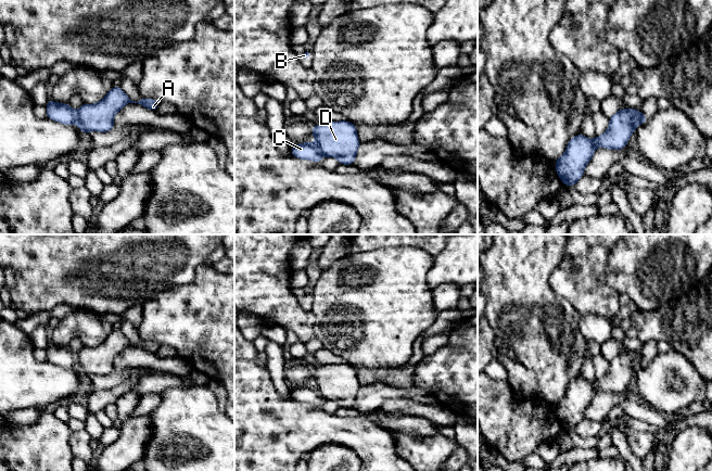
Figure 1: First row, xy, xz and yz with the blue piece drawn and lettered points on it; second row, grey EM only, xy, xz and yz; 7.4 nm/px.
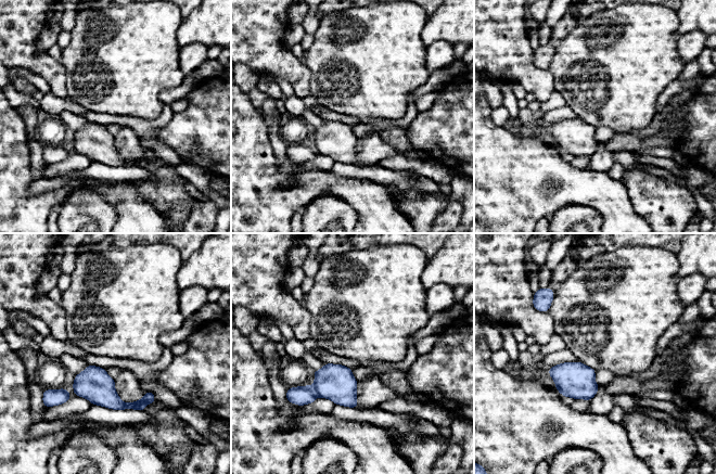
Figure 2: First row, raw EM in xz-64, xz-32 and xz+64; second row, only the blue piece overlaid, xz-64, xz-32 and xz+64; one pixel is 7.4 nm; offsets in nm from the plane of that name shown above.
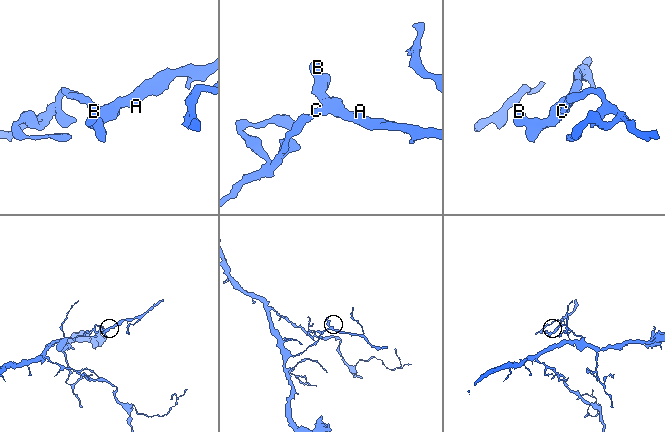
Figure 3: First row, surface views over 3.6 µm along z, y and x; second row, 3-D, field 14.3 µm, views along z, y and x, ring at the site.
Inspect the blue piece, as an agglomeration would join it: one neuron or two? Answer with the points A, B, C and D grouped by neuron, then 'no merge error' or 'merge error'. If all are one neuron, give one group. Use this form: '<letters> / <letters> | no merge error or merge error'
A B D / C | merge error

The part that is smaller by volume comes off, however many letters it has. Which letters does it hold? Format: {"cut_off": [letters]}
{"cut_off": ["A", "B", "D"]}

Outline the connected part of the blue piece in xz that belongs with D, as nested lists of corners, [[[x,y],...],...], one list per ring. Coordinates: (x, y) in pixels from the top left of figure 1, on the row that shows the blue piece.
[[[346,120],[325,122],[313,126],[312,133],[323,156],[334,157],[343,165],[354,163],[360,143],[356,125]]]

